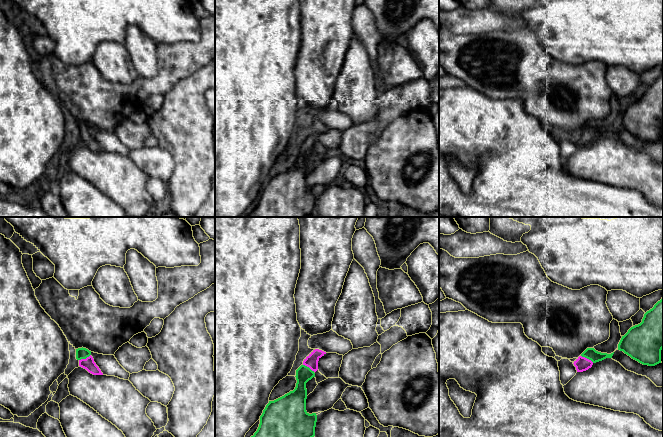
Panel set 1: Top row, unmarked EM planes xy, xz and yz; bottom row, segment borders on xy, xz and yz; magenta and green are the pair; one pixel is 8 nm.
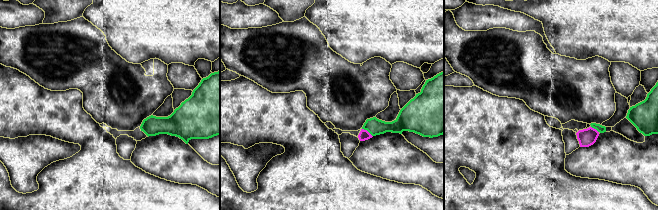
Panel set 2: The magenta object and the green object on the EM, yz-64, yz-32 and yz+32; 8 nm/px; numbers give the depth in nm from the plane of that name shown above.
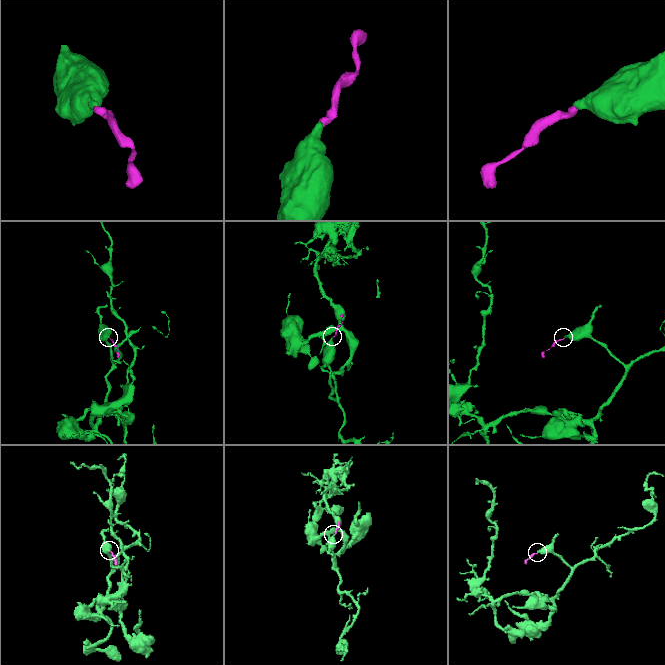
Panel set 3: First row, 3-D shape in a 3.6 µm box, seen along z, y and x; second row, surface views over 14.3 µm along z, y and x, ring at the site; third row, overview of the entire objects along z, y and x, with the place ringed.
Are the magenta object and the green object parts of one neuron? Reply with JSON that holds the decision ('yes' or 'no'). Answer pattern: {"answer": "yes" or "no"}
{"answer": "yes"}

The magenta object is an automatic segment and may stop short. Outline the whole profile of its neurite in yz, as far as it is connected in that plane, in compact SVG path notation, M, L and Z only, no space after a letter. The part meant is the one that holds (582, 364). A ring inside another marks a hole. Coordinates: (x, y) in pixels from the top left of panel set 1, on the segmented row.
M587 348L575 361L574 366L577 372L583 372L592 367L596 362L602 361L606 358L612 358L614 352L611 354L601 353L594 348Z

